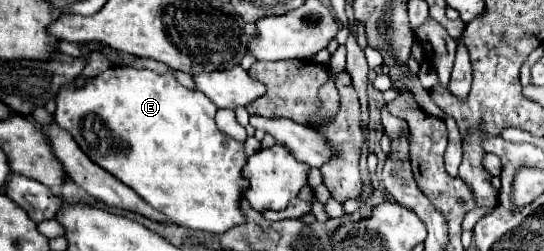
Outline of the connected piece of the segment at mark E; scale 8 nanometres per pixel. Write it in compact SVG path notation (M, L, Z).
M114 65L114 67L106 69L100 75L86 79L84 85L74 87L74 83L68 83L66 87L62 87L62 91L58 91L58 95L56 95L56 113L54 113L54 119L56 119L56 123L62 129L66 129L66 131L72 133L74 141L80 145L80 149L96 165L100 165L108 173L116 175L124 185L128 185L130 189L134 189L148 205L152 205L156 211L162 211L162 215L166 215L172 223L182 225L182 227L190 227L190 229L208 231L208 233L224 233L230 227L234 227L238 223L244 223L244 217L242 217L242 213L238 209L238 201L242 199L242 189L248 185L246 179L240 175L240 171L242 171L242 167L246 163L246 155L244 155L244 149L242 149L240 141L236 141L236 139L224 135L222 131L218 131L218 127L214 123L214 113L216 113L216 107L214 107L214 103L204 93L182 87L168 73L160 75L160 73L154 73L154 71L148 71L148 69L134 69L134 67L118 67L118 65Z

